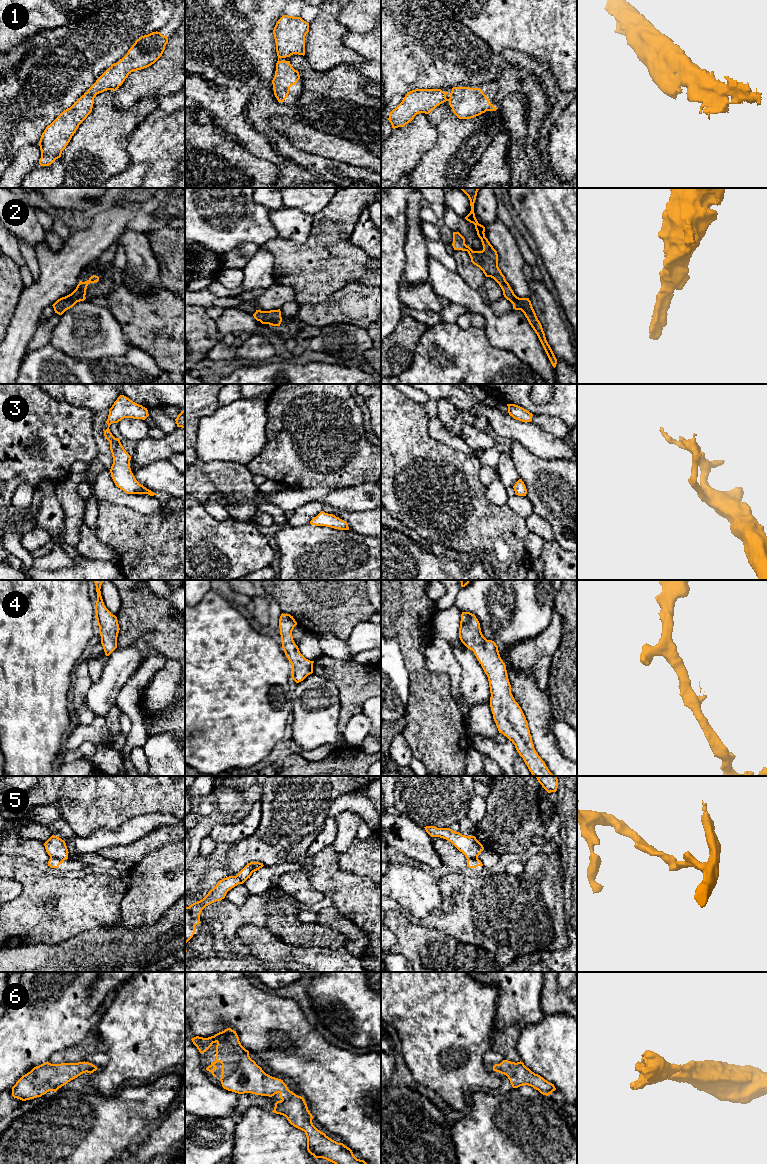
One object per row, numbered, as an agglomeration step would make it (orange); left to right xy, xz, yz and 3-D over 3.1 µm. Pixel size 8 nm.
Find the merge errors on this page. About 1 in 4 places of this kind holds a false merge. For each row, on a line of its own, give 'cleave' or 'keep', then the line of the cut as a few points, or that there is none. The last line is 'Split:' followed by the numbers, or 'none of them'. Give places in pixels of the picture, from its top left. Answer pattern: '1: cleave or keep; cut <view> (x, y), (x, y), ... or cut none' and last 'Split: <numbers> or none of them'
1: keep; cut none
2: keep; cut none
3: keep; cut none
4: keep; cut none
5: cleave; cut xy (50, 856), (63, 860)
6: keep; cut none
Split: 5

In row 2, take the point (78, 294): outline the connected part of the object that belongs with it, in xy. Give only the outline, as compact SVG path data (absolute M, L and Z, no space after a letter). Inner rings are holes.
M96 275L91 276L87 281L80 281L76 289L69 295L58 299L52 306L55 313L62 315L66 310L72 308L77 302L84 301L86 299L86 289L90 283L99 281L99 277Z

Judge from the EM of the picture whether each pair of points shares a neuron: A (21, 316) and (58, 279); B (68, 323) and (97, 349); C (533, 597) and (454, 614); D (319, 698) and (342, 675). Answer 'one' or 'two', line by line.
A: one
B: one
C: two
D: two

